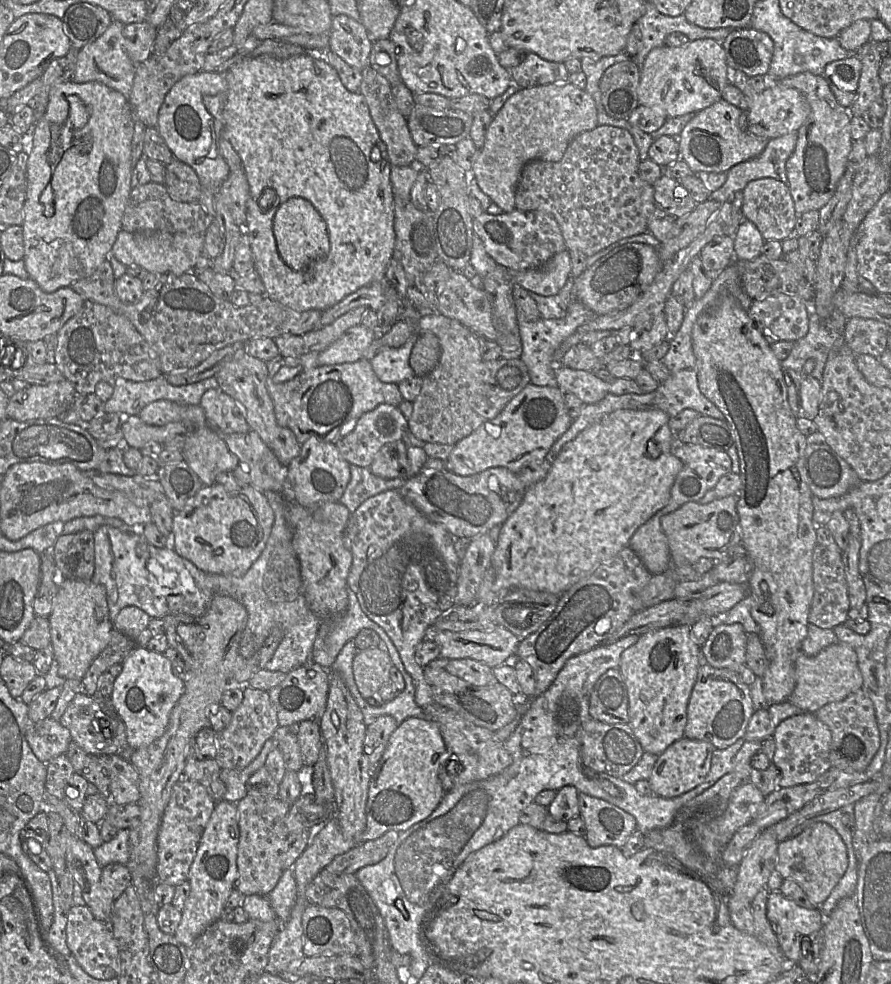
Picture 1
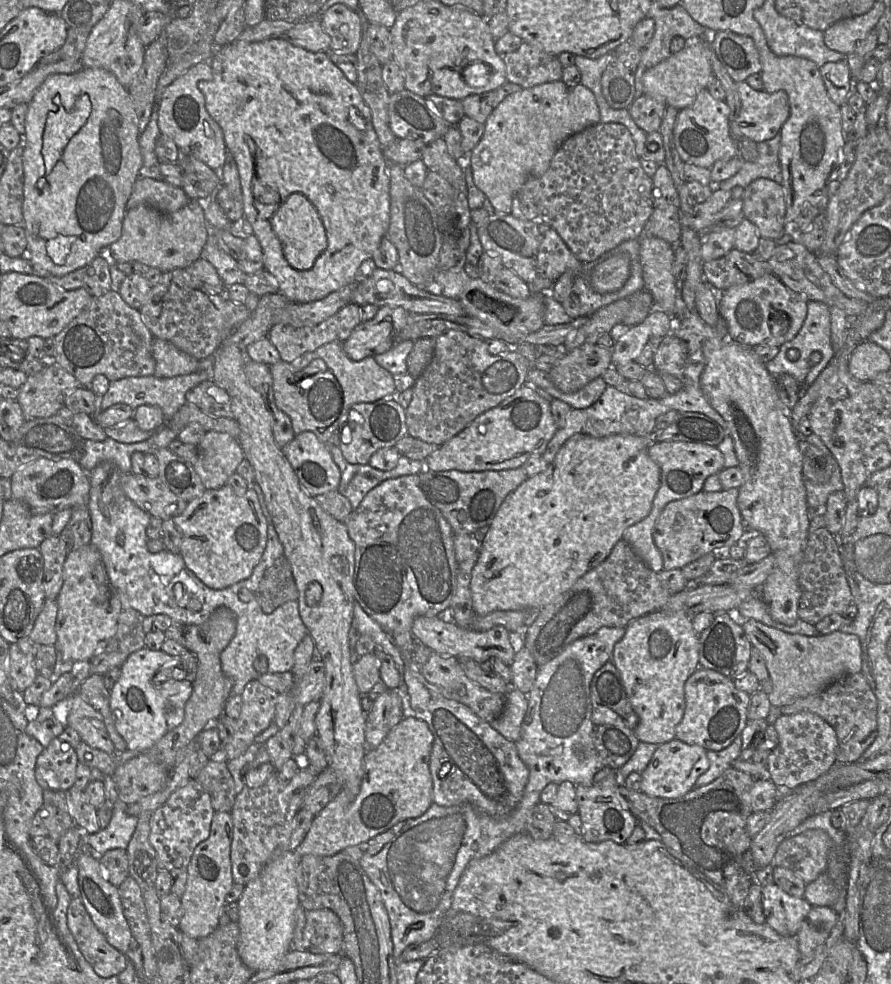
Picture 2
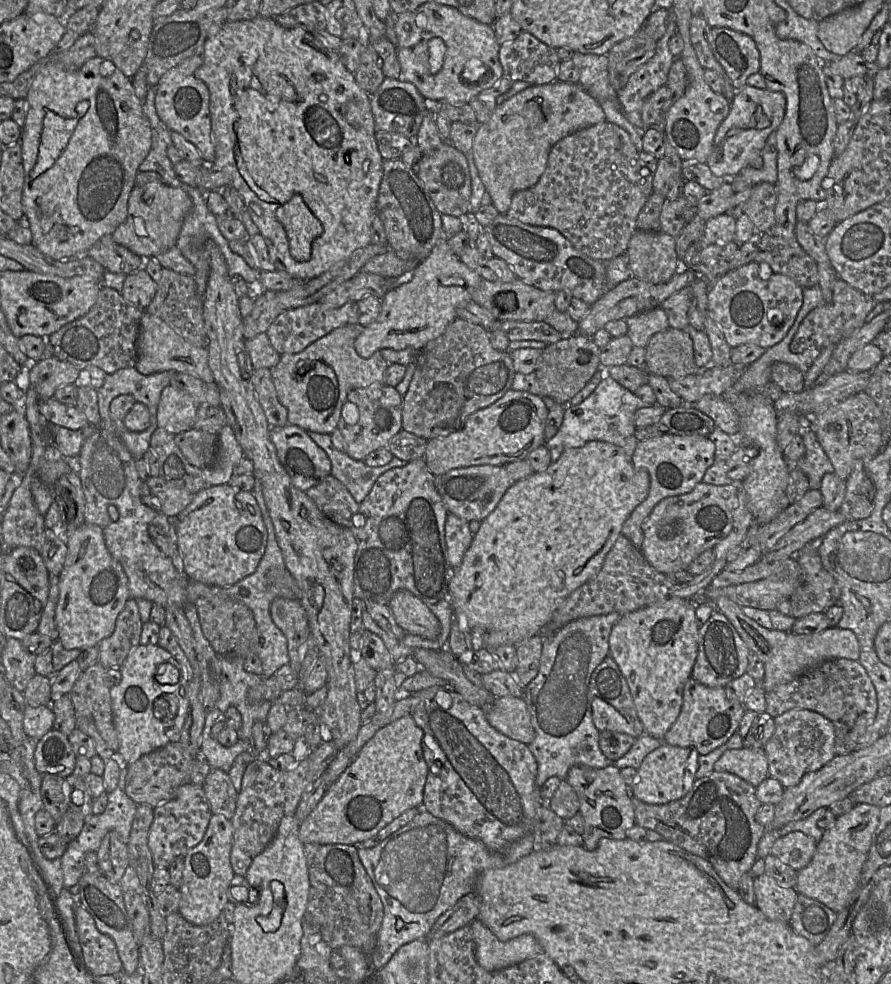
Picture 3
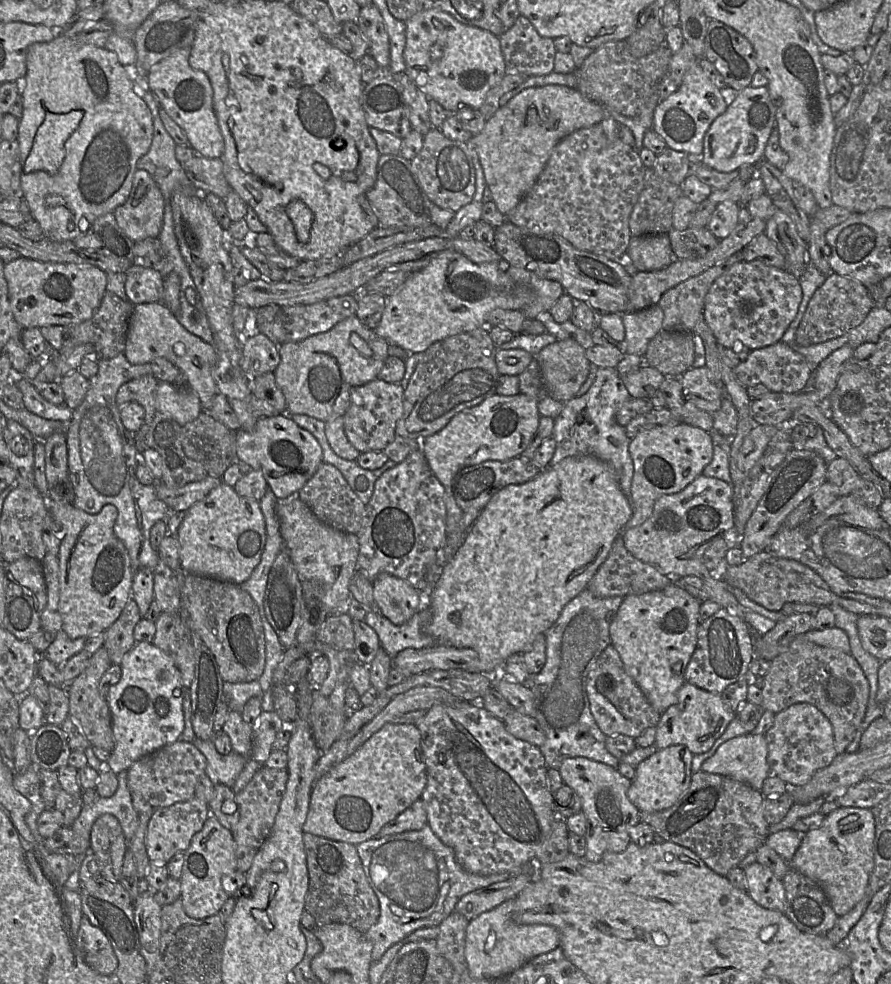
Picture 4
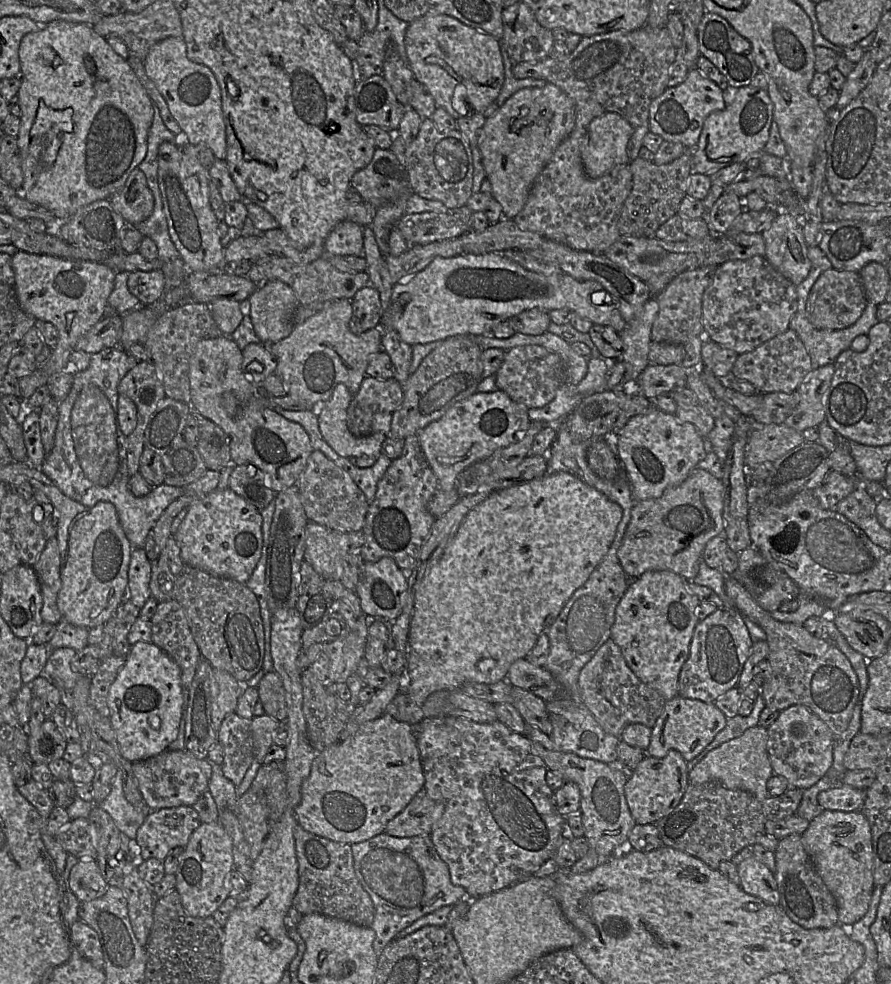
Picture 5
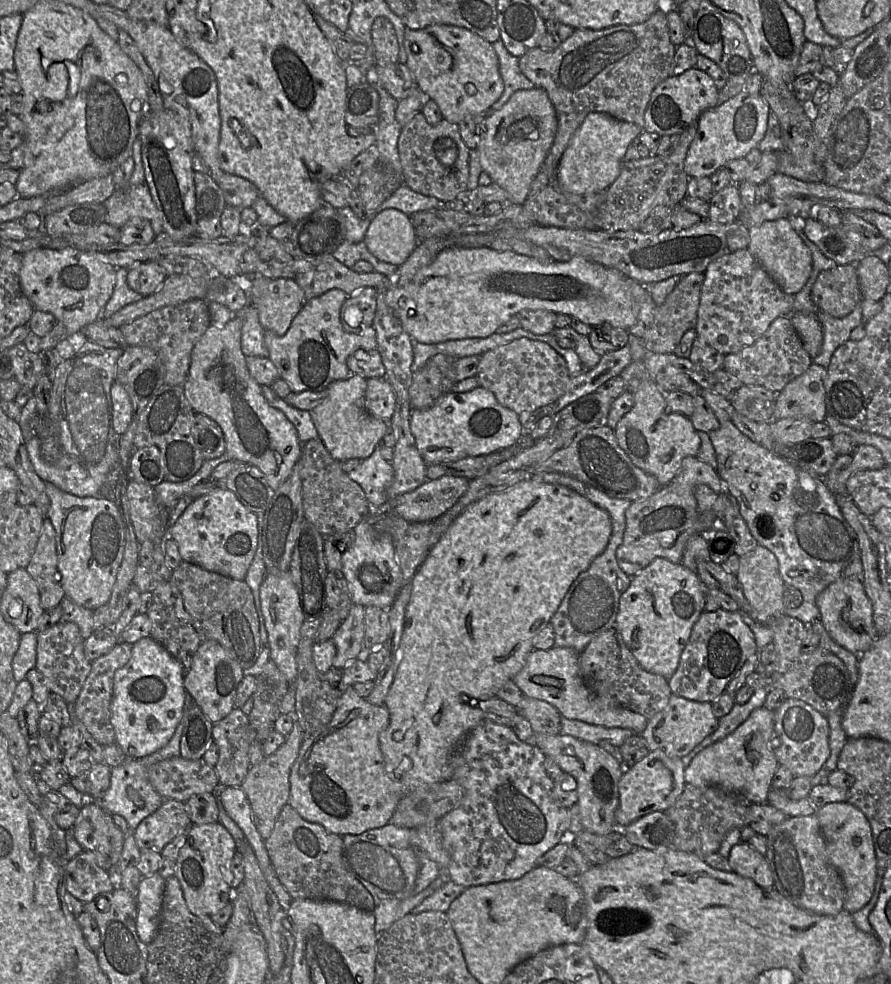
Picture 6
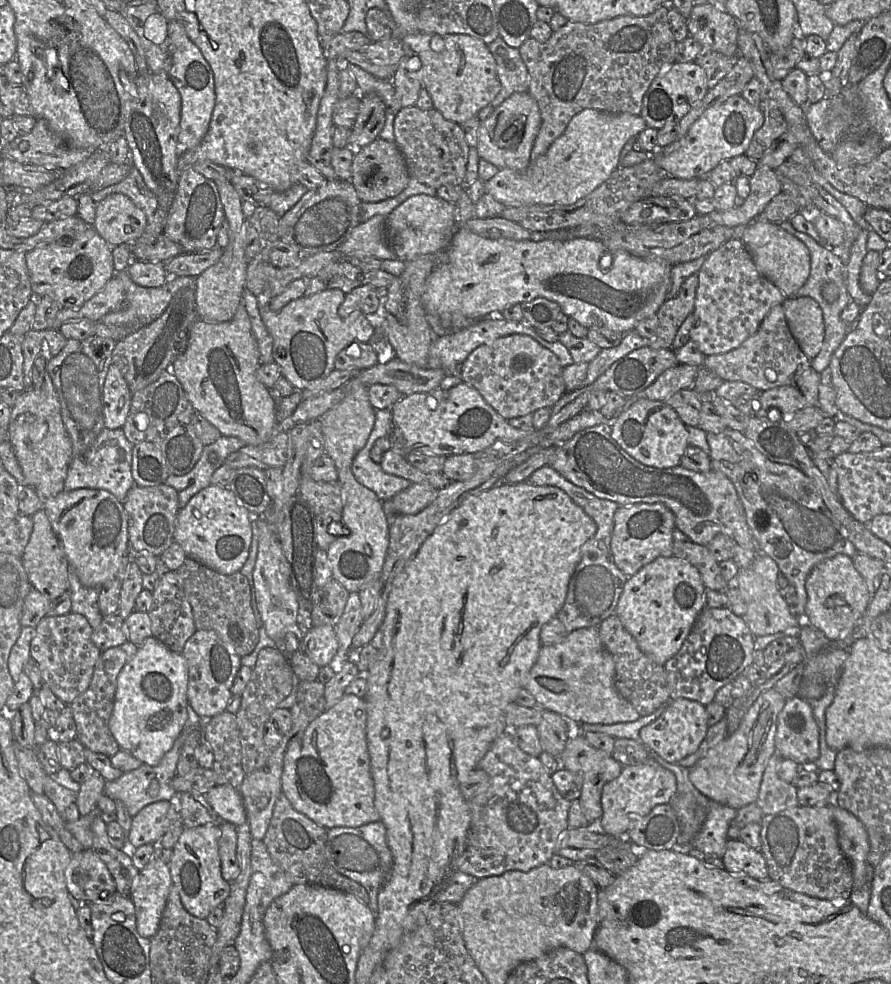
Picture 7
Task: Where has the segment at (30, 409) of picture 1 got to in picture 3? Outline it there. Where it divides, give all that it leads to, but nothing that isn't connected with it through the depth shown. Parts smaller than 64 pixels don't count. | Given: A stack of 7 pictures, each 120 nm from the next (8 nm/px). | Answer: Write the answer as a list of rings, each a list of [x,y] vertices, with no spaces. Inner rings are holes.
[[[55,356],[39,360],[30,372],[30,386],[36,390],[39,399],[53,398],[59,387],[80,381],[86,382],[81,380],[81,370]]]

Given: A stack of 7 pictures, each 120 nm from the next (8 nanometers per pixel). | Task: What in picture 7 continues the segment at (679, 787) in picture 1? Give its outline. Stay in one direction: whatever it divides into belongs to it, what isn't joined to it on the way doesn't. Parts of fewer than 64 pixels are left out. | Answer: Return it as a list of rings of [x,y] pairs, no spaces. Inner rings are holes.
[[[648,757],[639,764],[625,766],[618,777],[607,782],[602,788],[603,812],[596,826],[605,834],[626,837],[634,819],[644,817],[659,804],[670,804],[676,789],[675,775],[652,757]]]

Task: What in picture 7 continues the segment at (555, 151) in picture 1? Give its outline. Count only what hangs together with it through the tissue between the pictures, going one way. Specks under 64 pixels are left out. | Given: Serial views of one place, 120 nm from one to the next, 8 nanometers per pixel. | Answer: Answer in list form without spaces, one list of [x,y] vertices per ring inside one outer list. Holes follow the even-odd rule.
[[[528,92],[514,93],[481,122],[476,147],[478,154],[499,169],[511,168],[523,172],[530,165],[531,151],[540,126],[541,114],[537,102]]]

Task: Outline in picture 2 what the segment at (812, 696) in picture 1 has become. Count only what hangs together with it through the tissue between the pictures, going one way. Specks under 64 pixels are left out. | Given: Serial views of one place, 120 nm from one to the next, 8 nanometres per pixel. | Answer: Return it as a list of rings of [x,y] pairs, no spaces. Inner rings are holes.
[[[737,609],[729,610],[729,616],[742,626],[752,647],[756,648],[765,660],[772,683],[772,691],[768,694],[772,706],[781,708],[797,699],[818,694],[844,676],[861,671],[861,644],[857,635],[838,630],[809,637],[785,633],[759,621],[745,619]]]

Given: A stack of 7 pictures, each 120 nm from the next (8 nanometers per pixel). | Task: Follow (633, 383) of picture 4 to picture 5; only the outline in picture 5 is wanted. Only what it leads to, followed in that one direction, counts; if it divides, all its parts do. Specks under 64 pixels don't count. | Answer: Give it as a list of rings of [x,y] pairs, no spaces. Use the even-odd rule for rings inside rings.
[[[649,364],[635,381],[636,391],[649,400],[687,385],[689,371],[682,364]]]

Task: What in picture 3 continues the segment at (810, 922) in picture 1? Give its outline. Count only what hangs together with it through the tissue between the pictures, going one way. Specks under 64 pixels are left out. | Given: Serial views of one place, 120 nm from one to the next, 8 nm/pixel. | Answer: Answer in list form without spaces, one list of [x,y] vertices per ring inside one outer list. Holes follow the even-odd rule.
[[[766,873],[753,879],[755,906],[769,919],[789,923],[798,893],[793,887],[784,887]]]

